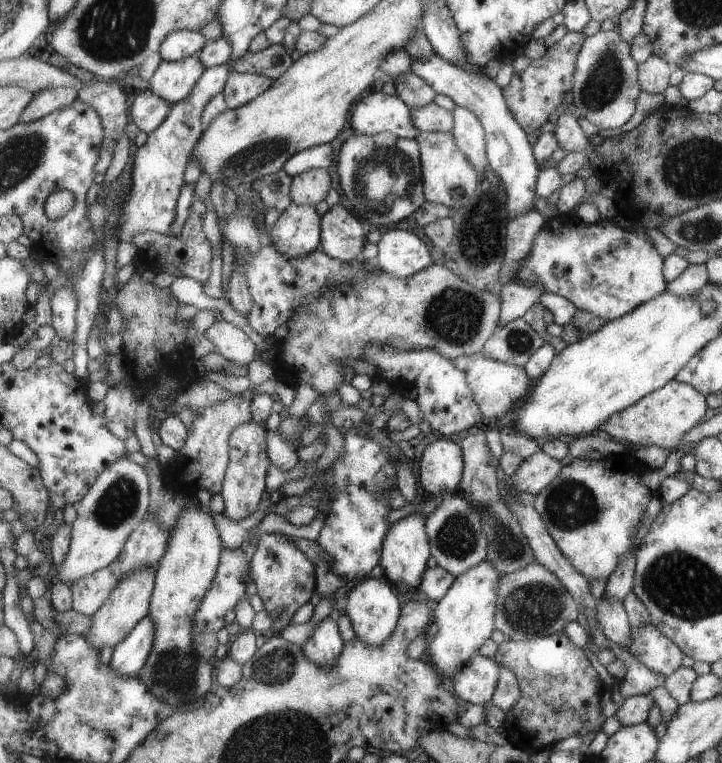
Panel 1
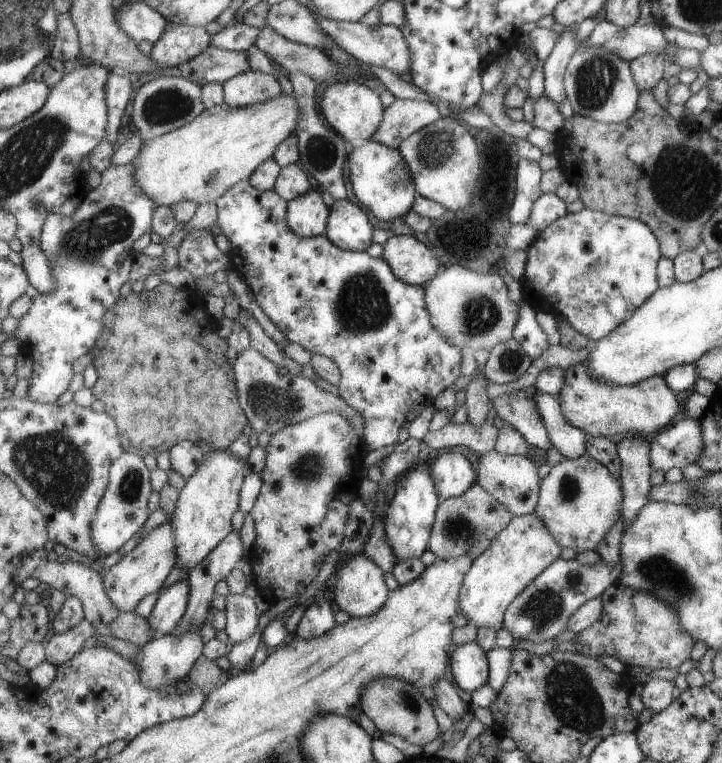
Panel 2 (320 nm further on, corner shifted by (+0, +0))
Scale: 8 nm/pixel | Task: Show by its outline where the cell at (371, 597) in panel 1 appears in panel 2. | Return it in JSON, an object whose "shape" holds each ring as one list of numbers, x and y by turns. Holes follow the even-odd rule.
{"shape":[[362,551,345,558,345,565,336,573,336,602,353,617,366,617,381,610,388,601,389,593,385,584,385,571]]}

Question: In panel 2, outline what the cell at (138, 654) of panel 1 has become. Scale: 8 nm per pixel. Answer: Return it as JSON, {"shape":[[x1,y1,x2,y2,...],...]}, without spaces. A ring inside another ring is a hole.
{"shape":[[181,579,162,589,154,609,148,617,156,638,171,634,185,616,190,603,189,579]]}

